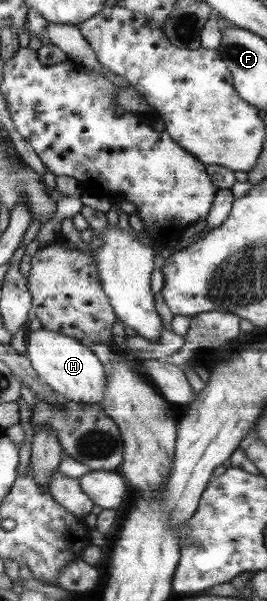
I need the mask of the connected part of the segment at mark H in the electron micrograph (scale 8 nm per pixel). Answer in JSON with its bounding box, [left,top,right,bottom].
[24,328,107,404]

